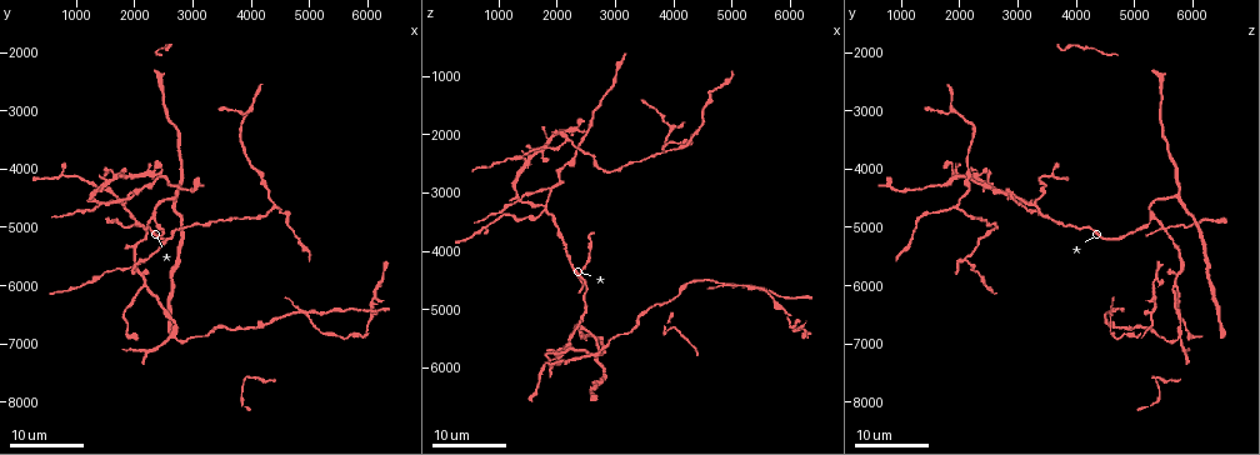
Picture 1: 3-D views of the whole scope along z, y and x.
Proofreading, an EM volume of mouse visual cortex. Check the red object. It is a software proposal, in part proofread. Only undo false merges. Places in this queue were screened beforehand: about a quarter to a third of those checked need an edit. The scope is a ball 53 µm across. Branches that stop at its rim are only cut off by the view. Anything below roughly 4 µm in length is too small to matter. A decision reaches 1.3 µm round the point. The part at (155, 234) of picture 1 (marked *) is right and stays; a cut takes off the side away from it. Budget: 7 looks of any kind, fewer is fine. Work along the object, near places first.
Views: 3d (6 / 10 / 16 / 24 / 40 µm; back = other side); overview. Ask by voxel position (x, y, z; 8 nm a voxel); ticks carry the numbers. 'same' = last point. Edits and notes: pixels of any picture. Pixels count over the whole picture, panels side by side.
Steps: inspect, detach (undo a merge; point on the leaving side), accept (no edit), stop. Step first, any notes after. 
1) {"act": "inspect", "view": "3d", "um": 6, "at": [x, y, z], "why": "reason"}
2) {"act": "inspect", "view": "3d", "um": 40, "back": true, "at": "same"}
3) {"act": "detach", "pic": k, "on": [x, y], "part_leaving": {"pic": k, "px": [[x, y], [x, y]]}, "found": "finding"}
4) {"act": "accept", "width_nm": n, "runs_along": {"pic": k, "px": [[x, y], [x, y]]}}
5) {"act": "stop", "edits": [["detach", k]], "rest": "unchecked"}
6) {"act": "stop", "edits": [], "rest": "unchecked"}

{"act": "inspect", "view": "3d", "um": 16, "at": [4400, 4600, 1950], "why": "three-way junction"}

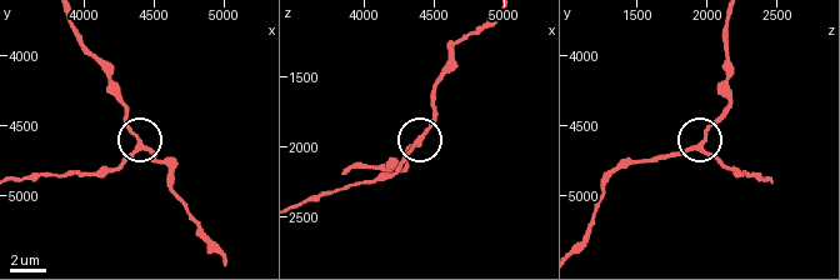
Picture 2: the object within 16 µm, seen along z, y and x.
{"act": "inspect", "view": "3d", "um": 10, "at": [4400, 4620, 1960]}

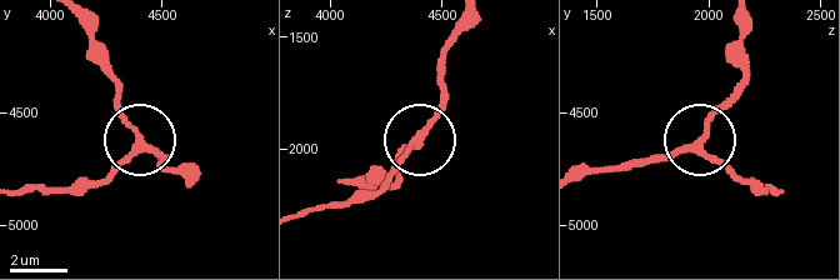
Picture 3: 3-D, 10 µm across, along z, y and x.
{"act": "accept", "arms": 3, "found": "all the same neuron"}

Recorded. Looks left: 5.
{"act": "inspect", "view": "3d", "um": 16, "at": [3950, 3750, 2200], "why": "a narrow waist"}

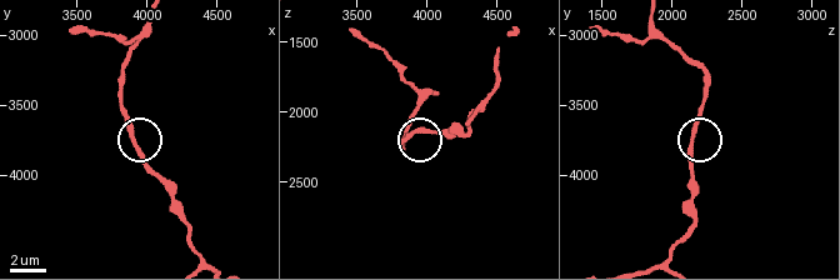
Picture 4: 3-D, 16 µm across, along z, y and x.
{"act": "inspect", "view": "3d", "um": 10, "at": [3920, 3760, 2160], "why": "zoom in"}

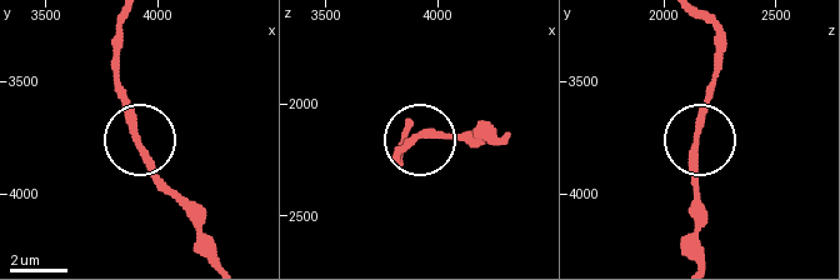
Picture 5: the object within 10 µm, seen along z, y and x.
{"act": "accept", "width_nm": 240, "runs_along": {"pic": 5, "px": [[698, 253], [698, 116], [713, 55]]}, "found": "all the same neuron"}

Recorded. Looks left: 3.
{"act": "inspect", "view": "3d", "um": 24, "at": [2700, 6900, 5800], "why": "three arms meet"}

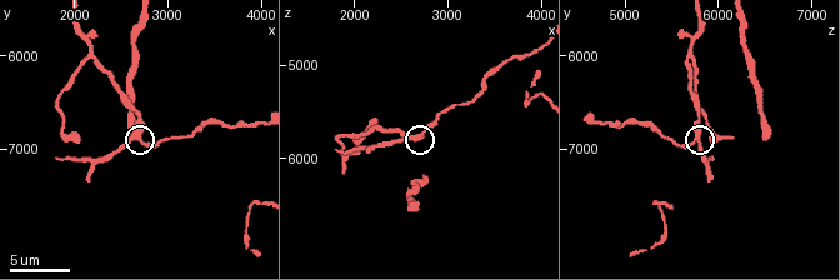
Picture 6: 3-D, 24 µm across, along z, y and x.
{"act": "inspect", "view": "3d", "um": 6, "at": [2650, 6850, 5800]}

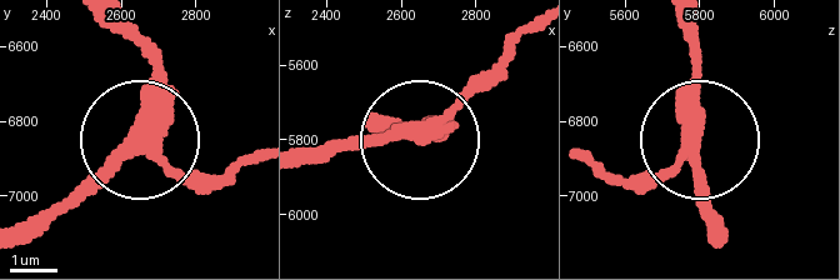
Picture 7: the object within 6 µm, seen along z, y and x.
{"act": "inspect", "view": "3d", "um": 6, "back": true, "at": [2650, 6860, 5780], "why": "other side"}

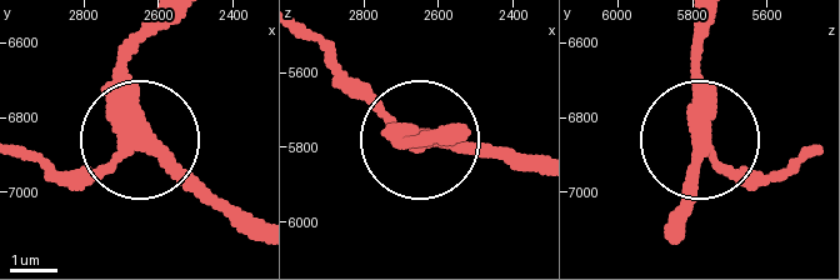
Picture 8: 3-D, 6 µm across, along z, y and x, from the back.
{"act": "accept", "arms": 3, "runs_along": {"pic": 8, "px": [[151, 31], [128, 79], [131, 126], [243, 230]]}, "found": "one neuron here"}

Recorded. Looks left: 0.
{"act": "stop", "edits": [], "rest": "unchecked"}

